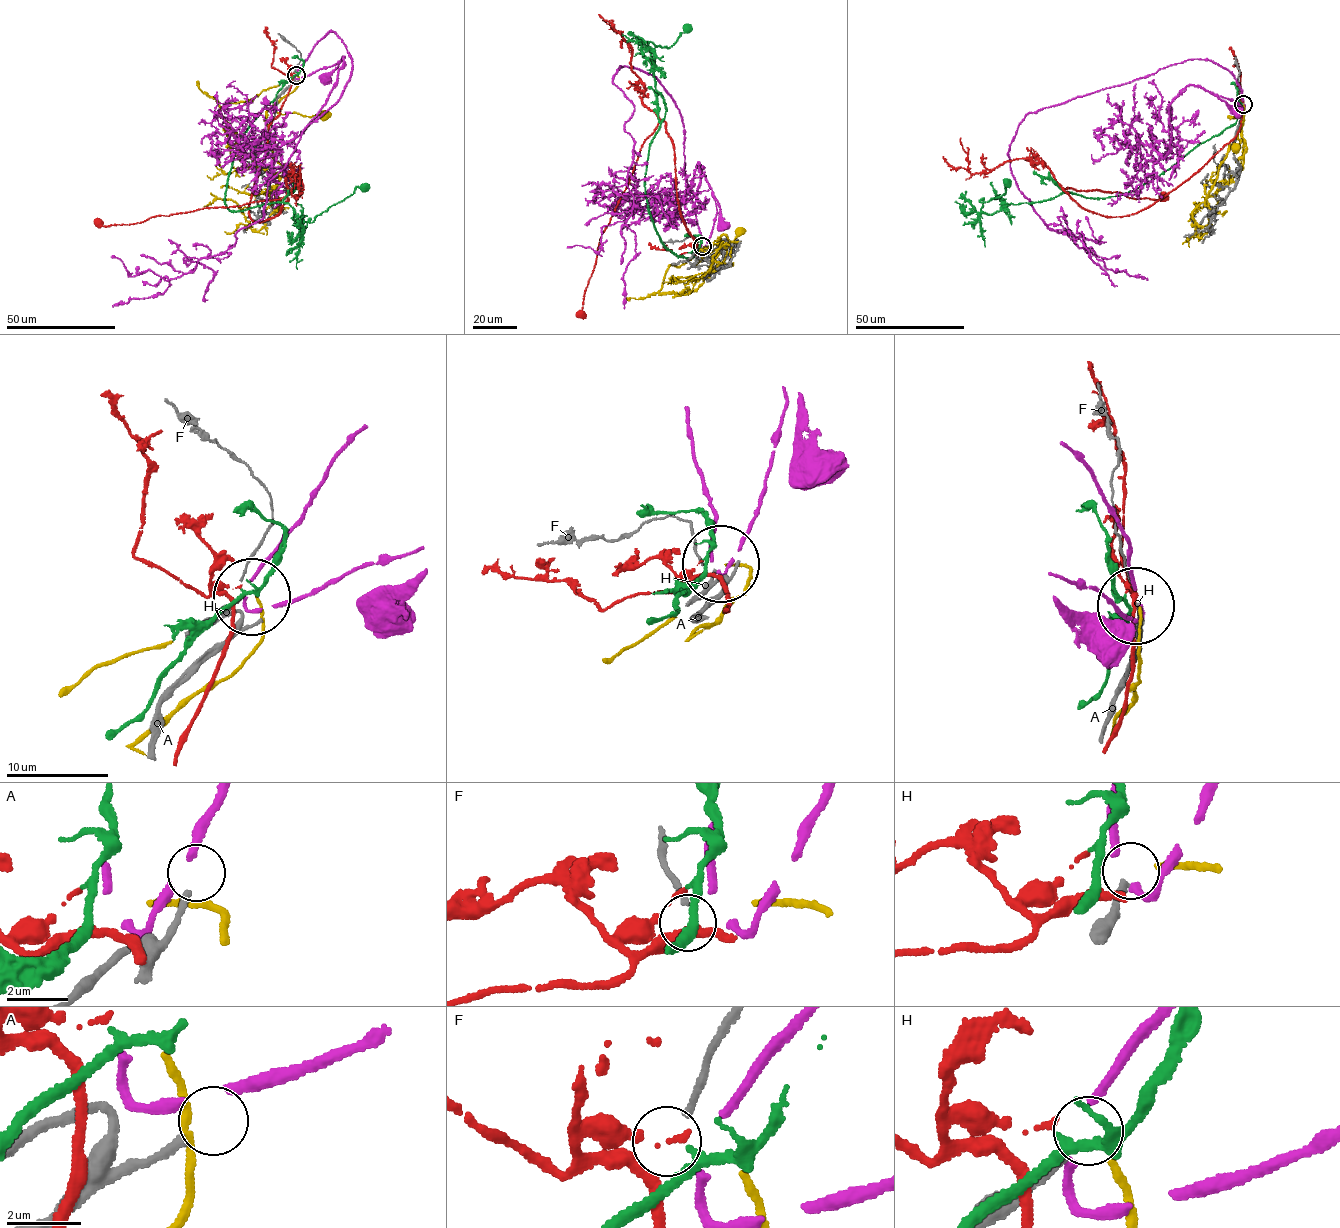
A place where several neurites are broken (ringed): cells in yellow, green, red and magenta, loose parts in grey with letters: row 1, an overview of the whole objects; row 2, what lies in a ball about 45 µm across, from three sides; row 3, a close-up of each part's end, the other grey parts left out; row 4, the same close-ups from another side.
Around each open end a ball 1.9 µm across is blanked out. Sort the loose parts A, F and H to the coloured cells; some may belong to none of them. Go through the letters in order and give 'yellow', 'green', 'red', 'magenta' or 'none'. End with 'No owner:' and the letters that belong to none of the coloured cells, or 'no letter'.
A: none
F: red
H: yellow
No owner: A

